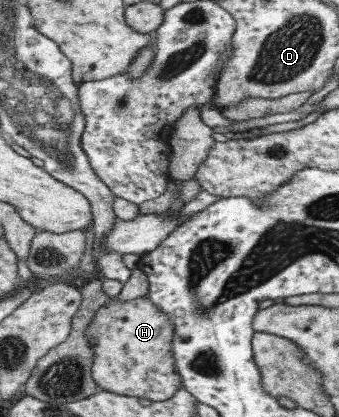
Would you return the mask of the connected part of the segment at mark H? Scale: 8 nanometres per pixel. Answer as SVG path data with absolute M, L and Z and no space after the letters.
M116 296L107 299L90 323L88 337L94 345L95 382L101 389L117 394L165 401L181 386L171 345L175 325L147 297L121 303Z

